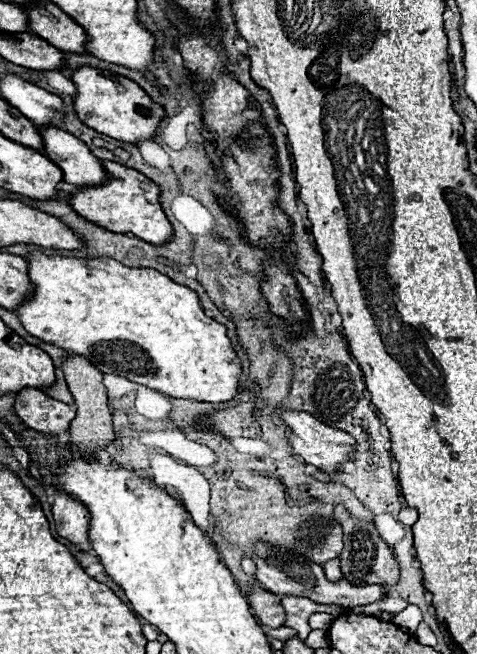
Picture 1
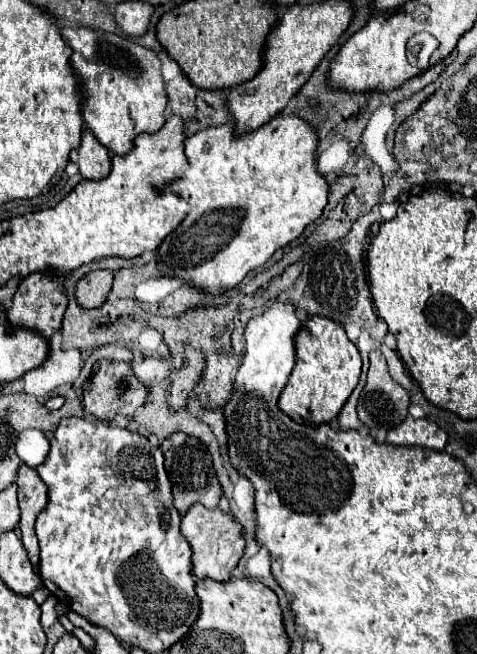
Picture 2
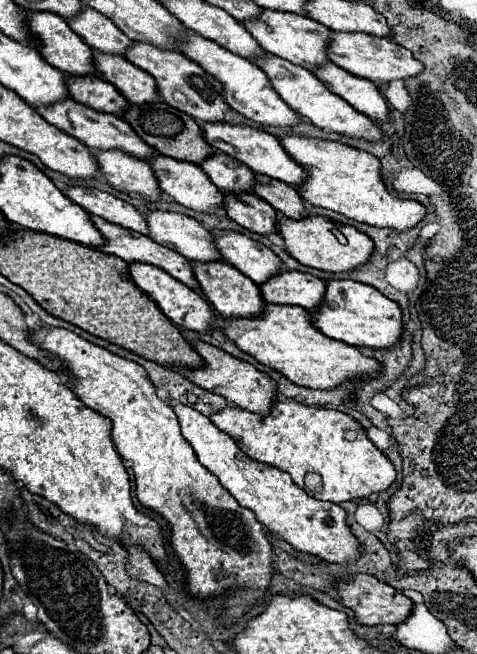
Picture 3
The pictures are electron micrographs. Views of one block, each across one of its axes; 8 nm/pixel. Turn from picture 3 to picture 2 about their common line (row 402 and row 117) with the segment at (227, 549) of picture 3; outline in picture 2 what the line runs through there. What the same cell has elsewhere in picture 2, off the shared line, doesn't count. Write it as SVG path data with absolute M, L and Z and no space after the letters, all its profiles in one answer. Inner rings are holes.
M62 28L62 36L72 48L70 60L84 88L84 122L110 152L122 156L132 150L138 134L154 134L164 126L168 96L154 50L92 28Z

